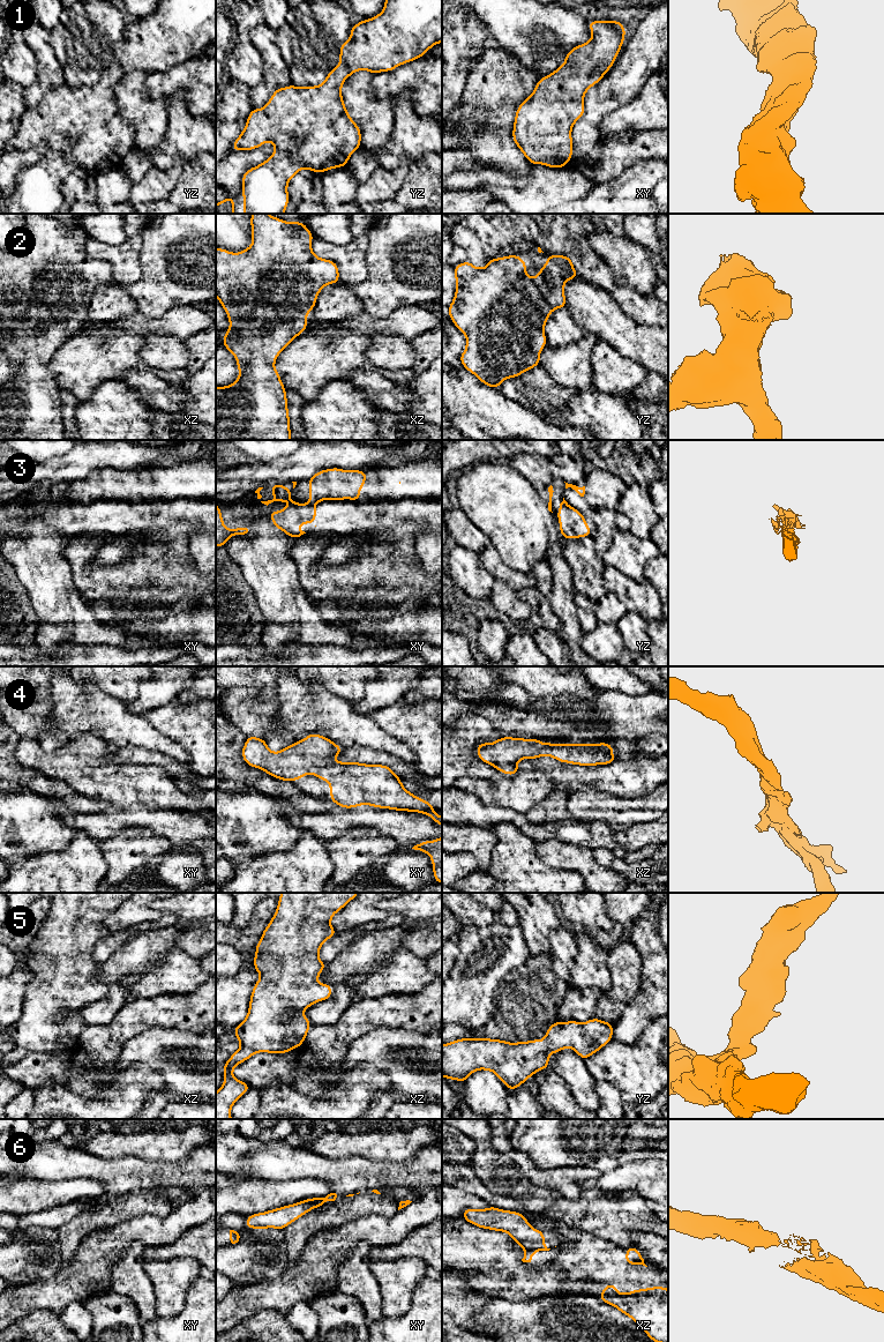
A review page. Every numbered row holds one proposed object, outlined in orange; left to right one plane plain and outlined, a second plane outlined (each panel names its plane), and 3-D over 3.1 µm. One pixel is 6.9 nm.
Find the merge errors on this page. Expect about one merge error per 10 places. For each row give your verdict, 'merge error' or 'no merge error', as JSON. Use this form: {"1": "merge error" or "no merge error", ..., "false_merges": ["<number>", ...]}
{"1": "no merge error", "2": "no merge error", "3": "merge error", "4": "no merge error", "5": "no merge error", "6": "merge error", "false_merges": ["3", "6"]}

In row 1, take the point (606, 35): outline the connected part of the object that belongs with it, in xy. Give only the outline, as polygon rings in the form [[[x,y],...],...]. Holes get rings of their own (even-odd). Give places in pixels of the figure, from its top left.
[[[589,21],[589,29],[592,38],[568,51],[563,65],[540,77],[534,91],[517,107],[512,140],[533,165],[560,169],[571,161],[571,131],[574,124],[585,113],[584,96],[612,68],[627,32],[621,21]]]

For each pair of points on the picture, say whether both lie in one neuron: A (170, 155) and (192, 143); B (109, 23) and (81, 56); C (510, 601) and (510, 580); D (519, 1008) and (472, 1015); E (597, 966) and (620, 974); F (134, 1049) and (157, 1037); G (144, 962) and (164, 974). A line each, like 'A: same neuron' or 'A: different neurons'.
A: same neuron
B: same neuron
C: different neurons
D: different neurons
E: different neurons
F: same neuron
G: different neurons

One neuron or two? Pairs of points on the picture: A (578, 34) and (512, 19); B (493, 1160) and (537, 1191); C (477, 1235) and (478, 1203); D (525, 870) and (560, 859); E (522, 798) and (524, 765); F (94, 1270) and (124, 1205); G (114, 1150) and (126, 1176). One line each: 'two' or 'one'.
A: one
B: one
C: two
D: two
E: two
F: two
G: two

